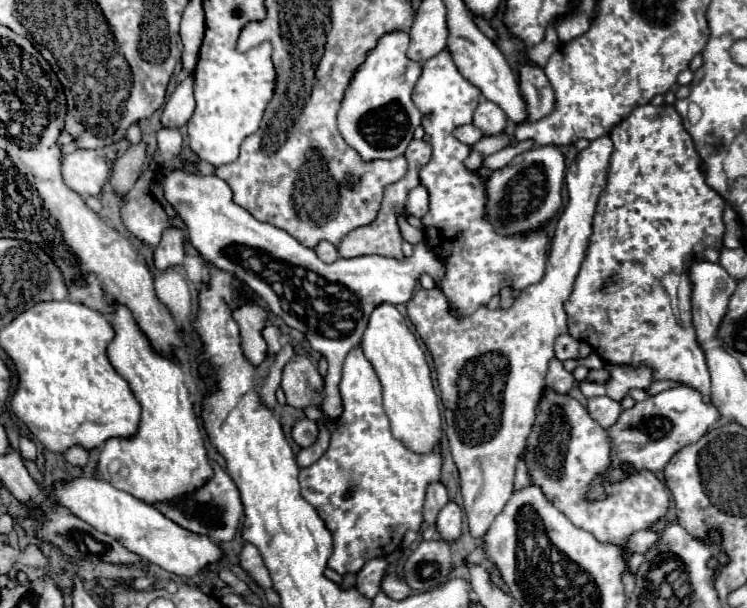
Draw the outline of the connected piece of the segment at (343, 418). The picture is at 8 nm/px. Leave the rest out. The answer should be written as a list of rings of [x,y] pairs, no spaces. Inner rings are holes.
[[[360,347],[352,349],[346,355],[344,369],[342,369],[340,393],[342,393],[344,413],[340,415],[340,419],[336,419],[338,429],[332,433],[328,451],[314,465],[300,471],[302,497],[316,507],[318,515],[324,519],[326,527],[332,531],[334,553],[328,559],[328,567],[340,575],[348,571],[356,573],[368,559],[390,555],[394,549],[398,549],[408,529],[420,531],[426,487],[440,479],[442,455],[438,449],[432,451],[430,455],[418,455],[418,453],[408,451],[400,441],[392,437],[388,417],[382,407],[382,385],[378,381],[380,379],[374,367],[370,365],[370,361],[364,357],[362,349]]]

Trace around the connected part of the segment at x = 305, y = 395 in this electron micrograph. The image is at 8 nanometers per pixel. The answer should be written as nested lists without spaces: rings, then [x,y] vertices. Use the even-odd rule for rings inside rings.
[[[294,355],[284,367],[282,389],[288,405],[296,409],[322,407],[324,403],[324,377],[304,355]]]

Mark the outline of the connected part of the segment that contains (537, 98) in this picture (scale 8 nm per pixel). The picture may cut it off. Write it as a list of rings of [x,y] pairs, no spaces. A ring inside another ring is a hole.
[[[524,61],[520,63],[520,93],[526,103],[526,121],[538,121],[554,109],[554,91],[542,67]]]

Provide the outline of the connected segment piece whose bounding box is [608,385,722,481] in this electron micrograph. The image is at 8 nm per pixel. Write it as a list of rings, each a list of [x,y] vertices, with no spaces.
[[[680,385],[658,395],[652,395],[646,401],[638,401],[632,409],[622,411],[618,423],[608,429],[612,441],[612,467],[610,467],[610,481],[618,481],[624,473],[620,465],[630,465],[630,469],[640,471],[660,471],[666,467],[670,457],[680,451],[684,445],[696,443],[708,429],[718,425],[722,419],[718,407],[712,401],[704,401],[702,393]]]

